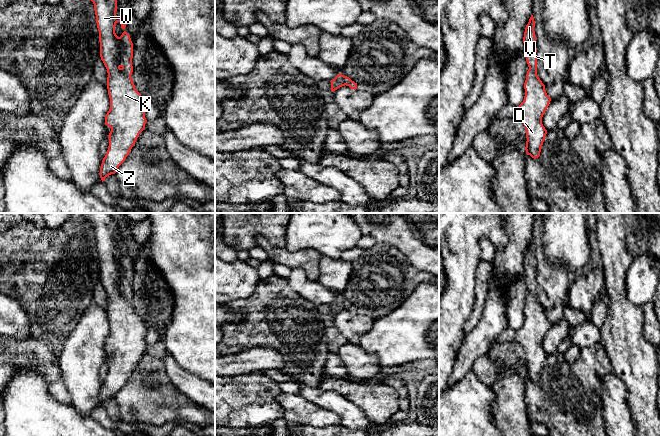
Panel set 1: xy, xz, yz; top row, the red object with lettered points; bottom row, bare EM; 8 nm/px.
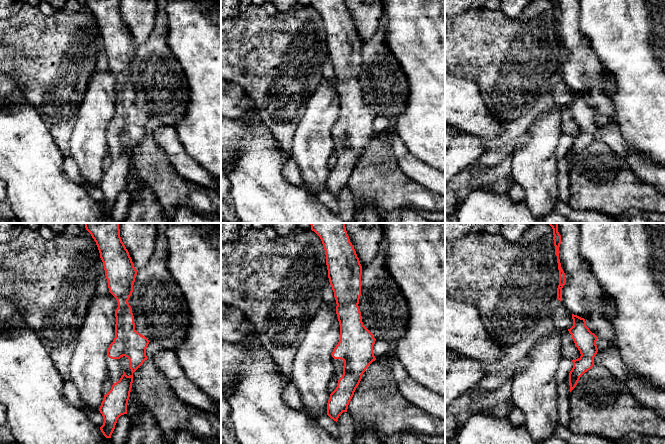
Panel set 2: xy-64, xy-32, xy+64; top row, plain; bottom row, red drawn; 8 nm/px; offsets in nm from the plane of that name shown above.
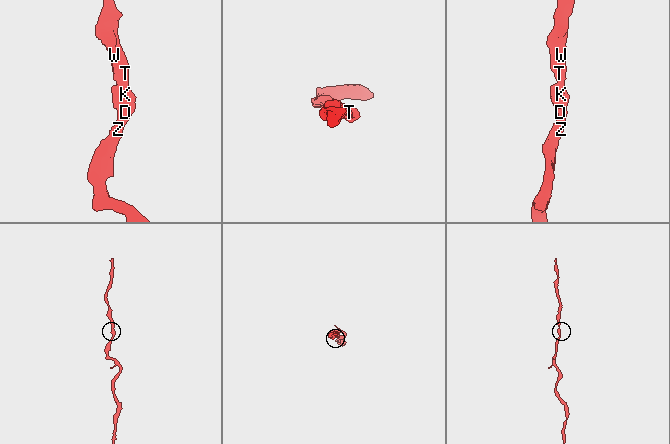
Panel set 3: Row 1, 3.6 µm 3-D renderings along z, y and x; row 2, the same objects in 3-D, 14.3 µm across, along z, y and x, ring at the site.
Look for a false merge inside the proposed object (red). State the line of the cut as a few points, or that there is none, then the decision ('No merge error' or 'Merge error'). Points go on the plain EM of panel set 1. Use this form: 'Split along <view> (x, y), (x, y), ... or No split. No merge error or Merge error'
No split. No merge error

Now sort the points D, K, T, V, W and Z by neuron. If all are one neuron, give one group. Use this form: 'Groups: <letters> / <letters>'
Groups: D K T V W Z

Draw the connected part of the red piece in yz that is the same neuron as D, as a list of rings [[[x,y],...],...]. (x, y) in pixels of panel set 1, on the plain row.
[[[531,239],[523,261],[525,280],[529,291],[524,307],[525,320],[523,326],[516,331],[515,339],[525,350],[526,378],[536,383],[540,380],[547,358],[547,354],[542,348],[542,341],[551,322],[547,319],[545,309],[537,299],[537,272],[534,251],[535,245]]]

